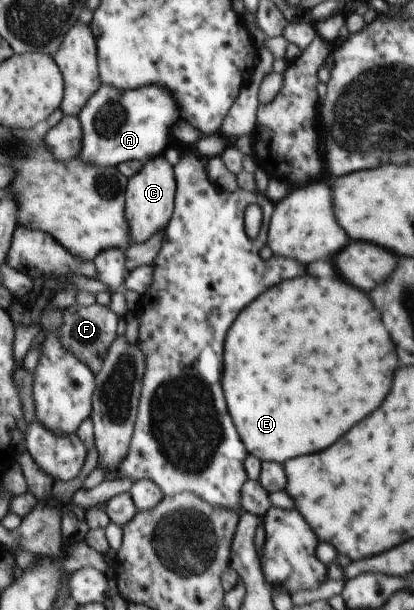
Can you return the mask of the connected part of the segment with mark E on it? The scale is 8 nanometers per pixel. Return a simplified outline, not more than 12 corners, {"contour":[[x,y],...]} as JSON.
{"contour":[[311,275],[225,337],[261,461],[327,449],[391,389],[363,291]]}

